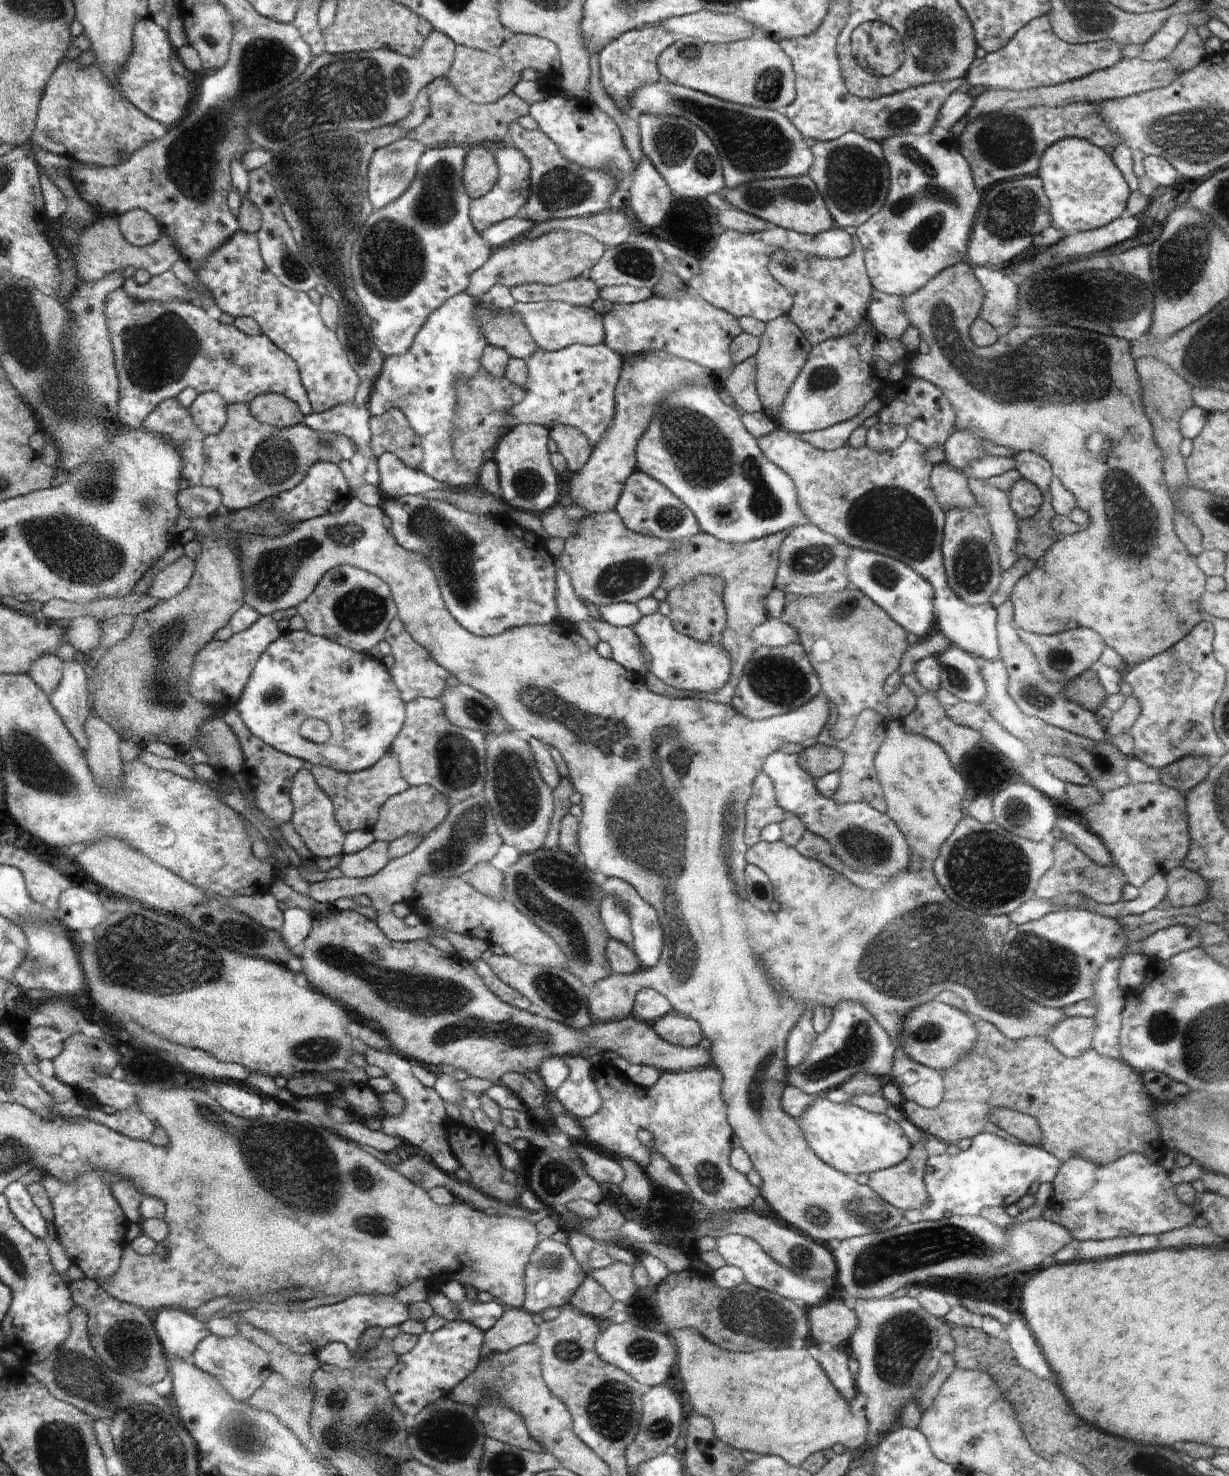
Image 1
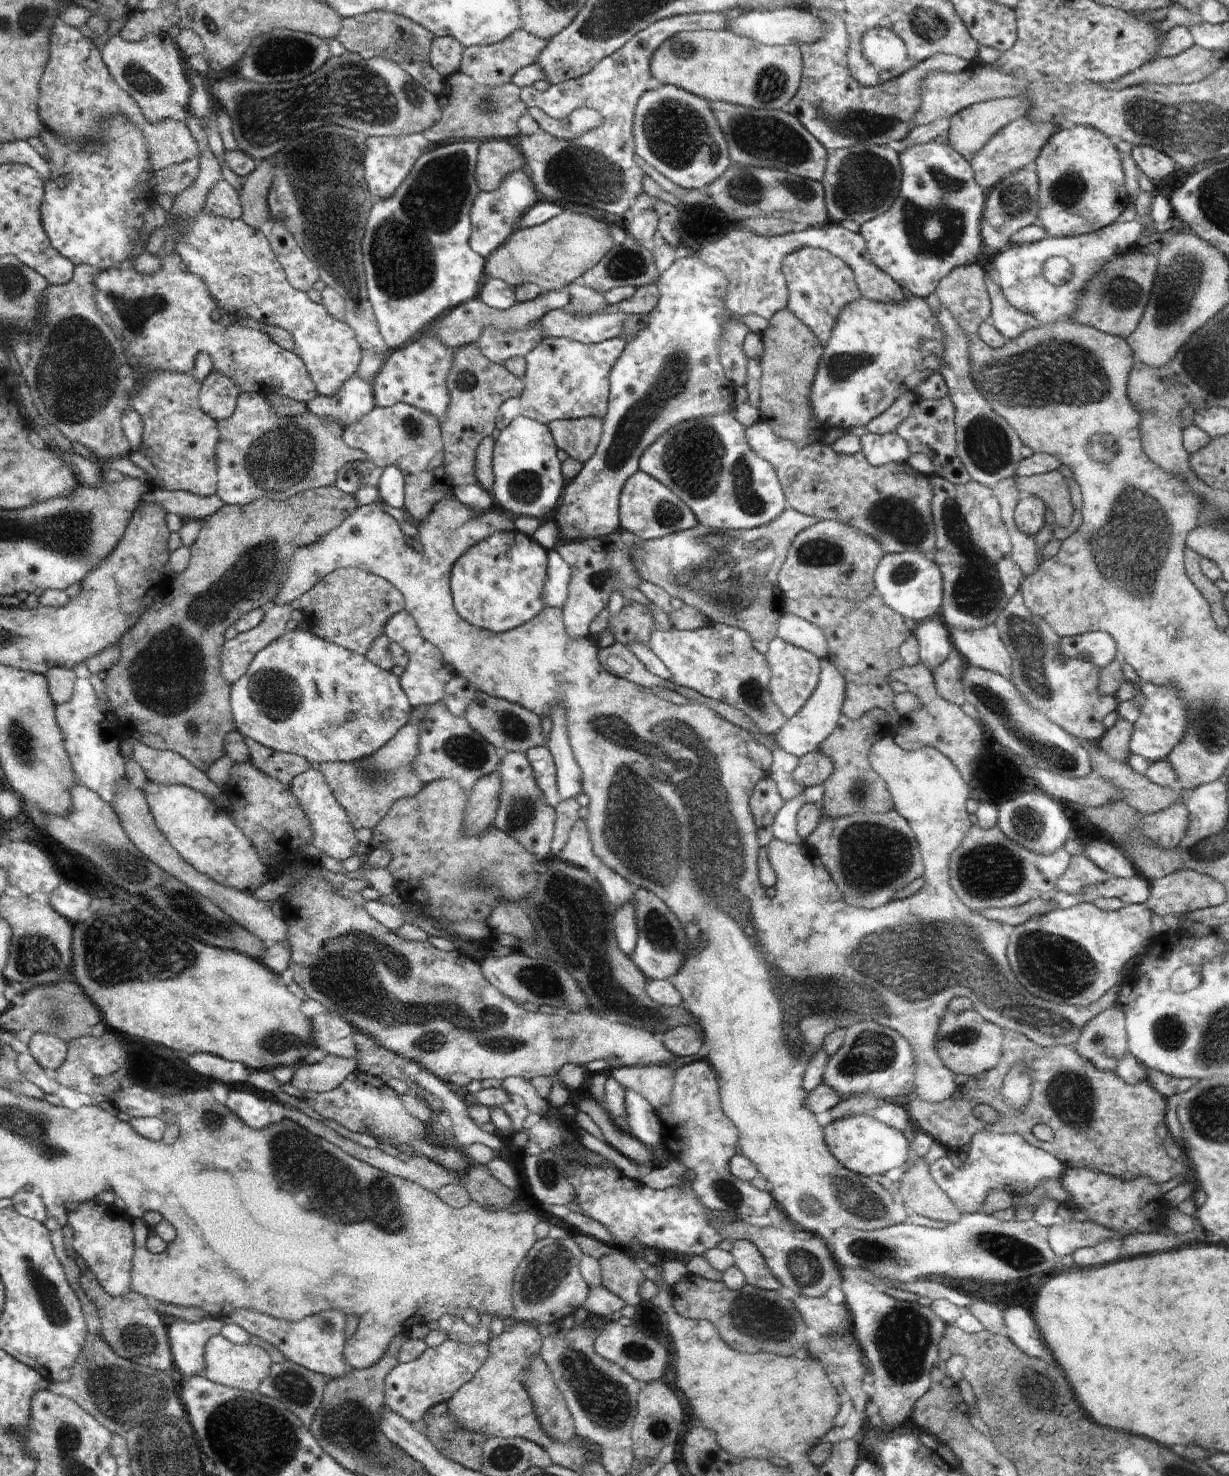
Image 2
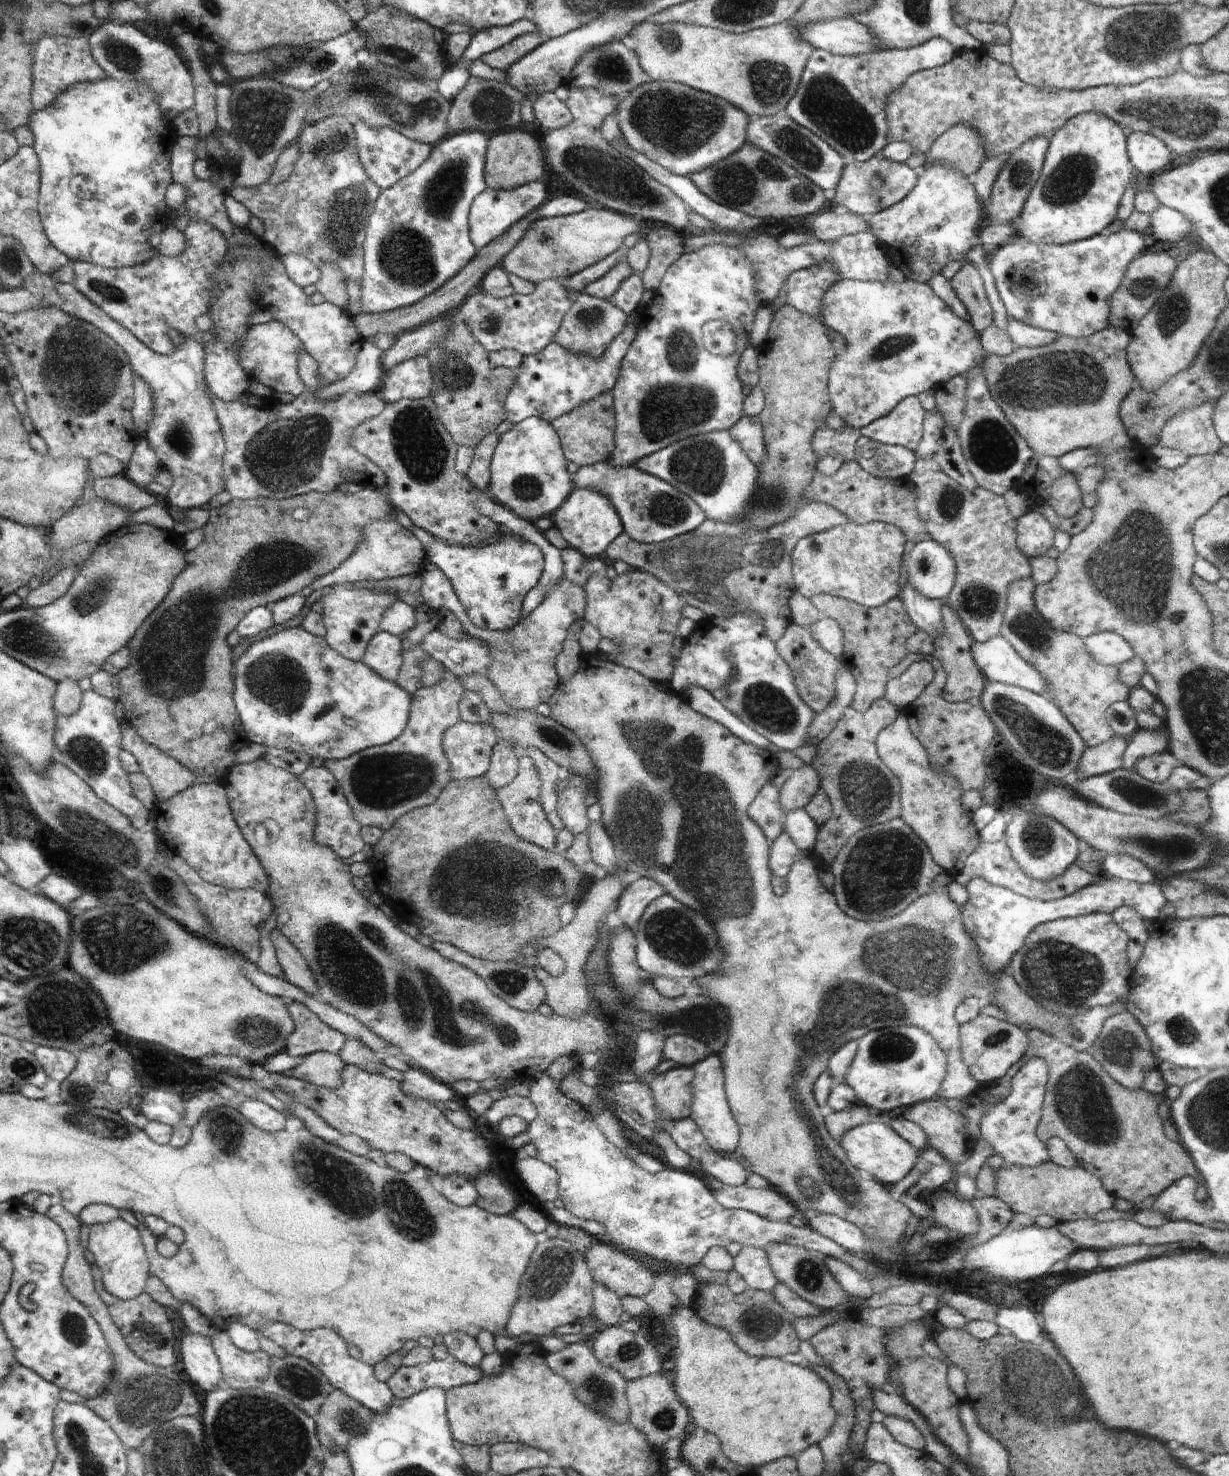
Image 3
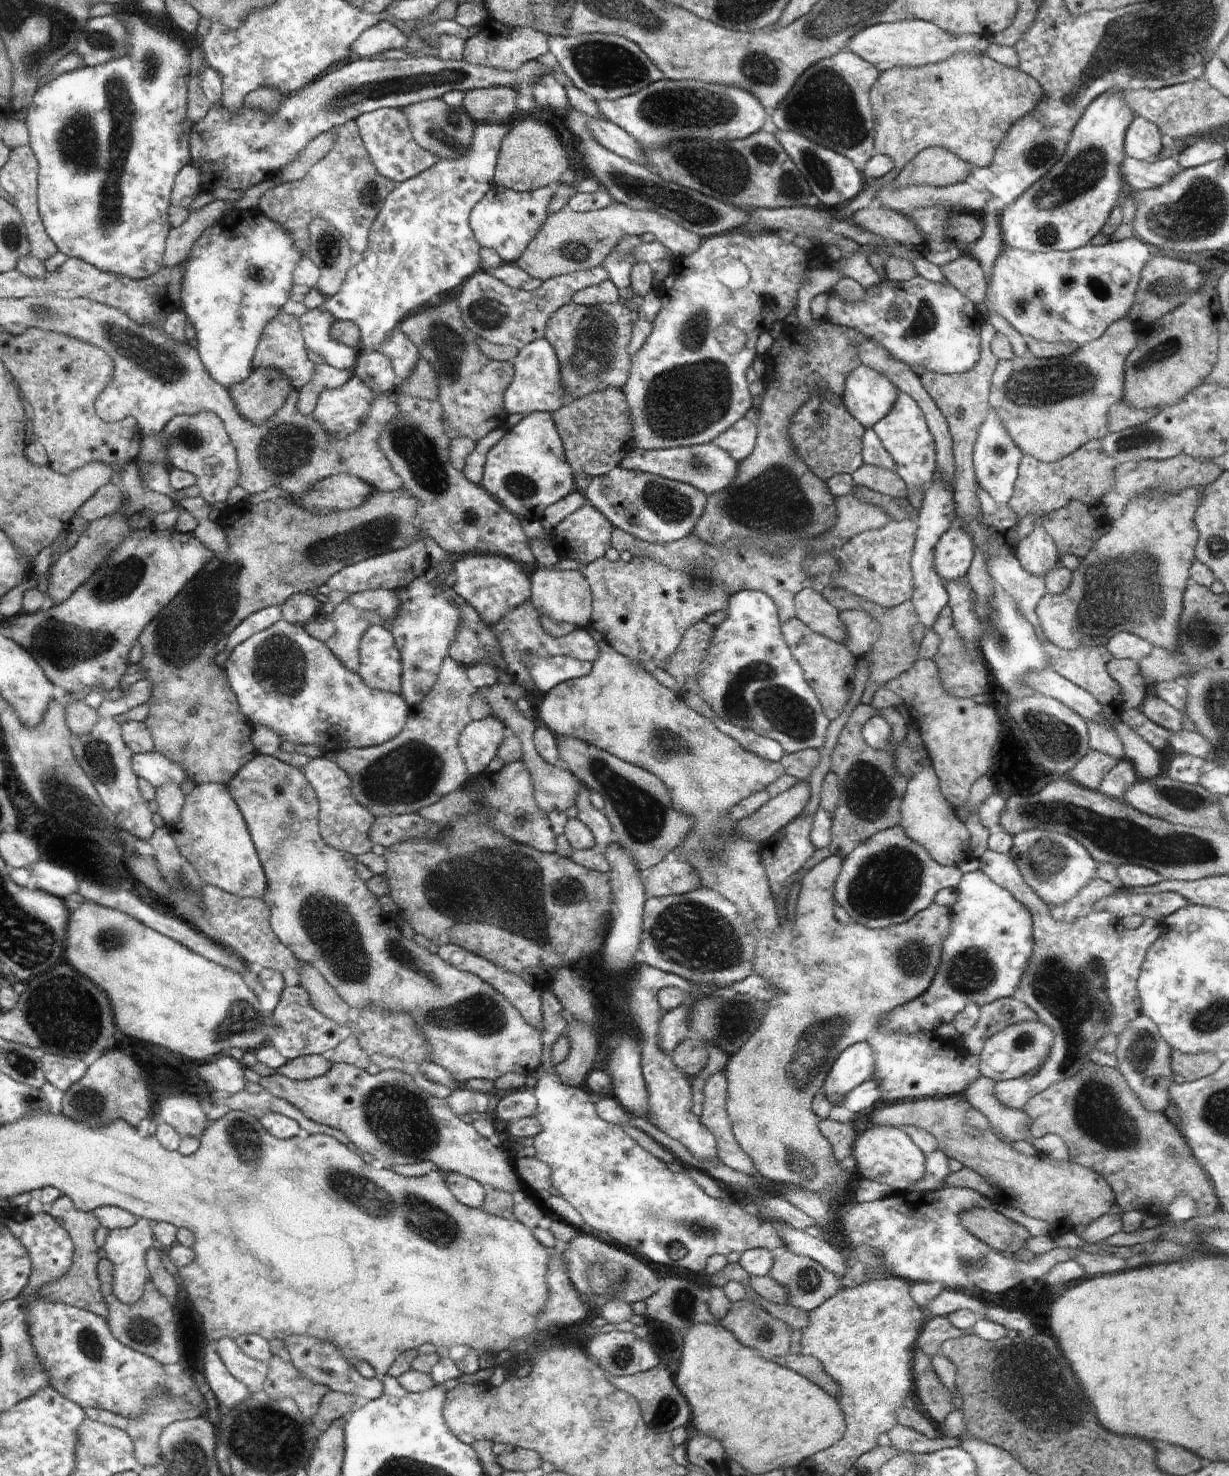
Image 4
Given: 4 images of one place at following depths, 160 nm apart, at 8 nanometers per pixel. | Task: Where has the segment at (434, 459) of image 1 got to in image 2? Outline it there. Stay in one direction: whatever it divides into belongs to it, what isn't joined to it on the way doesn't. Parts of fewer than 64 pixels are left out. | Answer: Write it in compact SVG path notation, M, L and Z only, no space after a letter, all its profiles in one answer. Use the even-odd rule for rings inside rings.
M431 329L426 330L424 334L420 334L416 342L387 356L371 384L374 406L390 407L397 403L406 403L432 414L442 423L450 404L448 374L452 368L452 360L454 360L454 348L444 346L444 342L440 342L436 334L432 334Z

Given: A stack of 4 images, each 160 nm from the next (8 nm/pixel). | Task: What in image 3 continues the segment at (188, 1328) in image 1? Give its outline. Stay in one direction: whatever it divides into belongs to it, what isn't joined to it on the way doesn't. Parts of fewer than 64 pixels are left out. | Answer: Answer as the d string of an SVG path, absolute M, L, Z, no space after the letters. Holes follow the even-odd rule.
M188 1332L181 1341L181 1349L184 1361L184 1370L188 1372L188 1380L194 1387L200 1388L209 1393L213 1391L219 1384L223 1384L223 1374L219 1365L218 1357L211 1345L211 1337L205 1337L199 1334Z

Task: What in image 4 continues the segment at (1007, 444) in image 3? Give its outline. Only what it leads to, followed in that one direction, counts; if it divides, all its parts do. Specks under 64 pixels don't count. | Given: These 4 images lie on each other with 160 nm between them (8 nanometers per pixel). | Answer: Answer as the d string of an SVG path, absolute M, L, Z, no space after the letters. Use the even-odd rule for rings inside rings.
M989 409L986 420L983 420L978 428L977 439L973 446L973 467L977 482L1000 506L1005 506L1012 498L1019 475L1019 462L1024 455L1005 433L994 409Z

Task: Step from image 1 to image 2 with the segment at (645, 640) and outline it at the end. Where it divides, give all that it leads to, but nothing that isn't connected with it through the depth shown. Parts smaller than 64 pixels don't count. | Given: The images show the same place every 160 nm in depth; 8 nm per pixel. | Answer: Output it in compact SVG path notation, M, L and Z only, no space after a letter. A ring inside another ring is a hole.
M708 623L704 628L692 631L656 624L656 630L650 636L650 650L670 670L670 682L674 685L734 706L766 734L773 735L786 724L788 718L784 718L770 700L770 664L764 651L756 652L752 639L744 630L716 623Z

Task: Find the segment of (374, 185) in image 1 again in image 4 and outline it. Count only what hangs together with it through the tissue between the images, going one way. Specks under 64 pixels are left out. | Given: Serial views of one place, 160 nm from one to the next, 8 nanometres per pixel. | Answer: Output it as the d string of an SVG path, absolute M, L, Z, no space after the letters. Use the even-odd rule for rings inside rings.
M392 107L376 109L362 114L355 121L359 126L361 138L364 139L365 149L369 152L369 159L375 164L377 171L384 175L384 178L392 179L399 184L412 177L418 177L420 173L436 164L437 156L416 142L411 122L400 109Z

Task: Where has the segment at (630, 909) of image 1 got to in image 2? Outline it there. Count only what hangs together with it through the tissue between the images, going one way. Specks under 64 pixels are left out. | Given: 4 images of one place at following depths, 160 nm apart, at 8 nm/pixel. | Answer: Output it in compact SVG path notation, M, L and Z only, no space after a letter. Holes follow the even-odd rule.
M637 887L632 892L636 908L636 928L638 942L632 952L631 962L644 974L646 979L672 978L684 960L684 930L668 906L652 892Z

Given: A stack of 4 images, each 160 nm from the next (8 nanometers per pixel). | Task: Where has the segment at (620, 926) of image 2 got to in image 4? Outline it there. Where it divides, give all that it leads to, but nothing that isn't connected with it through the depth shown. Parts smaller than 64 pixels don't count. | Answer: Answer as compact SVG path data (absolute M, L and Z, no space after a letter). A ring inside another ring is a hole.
M674 853L667 854L647 874L645 892L648 896L684 895L698 889L700 885L695 868L689 862L676 859Z

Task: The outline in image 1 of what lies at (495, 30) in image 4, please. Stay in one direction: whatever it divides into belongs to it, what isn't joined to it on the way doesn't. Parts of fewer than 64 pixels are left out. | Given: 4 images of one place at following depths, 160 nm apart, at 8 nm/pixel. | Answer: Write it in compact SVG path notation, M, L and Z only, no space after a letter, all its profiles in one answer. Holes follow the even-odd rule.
M524 33L509 34L502 46L494 54L464 45L458 45L455 50L454 62L447 72L446 78L457 88L457 93L463 94L475 103L486 104L498 101L499 98L514 92L524 68L537 71L560 69L559 49L556 43Z

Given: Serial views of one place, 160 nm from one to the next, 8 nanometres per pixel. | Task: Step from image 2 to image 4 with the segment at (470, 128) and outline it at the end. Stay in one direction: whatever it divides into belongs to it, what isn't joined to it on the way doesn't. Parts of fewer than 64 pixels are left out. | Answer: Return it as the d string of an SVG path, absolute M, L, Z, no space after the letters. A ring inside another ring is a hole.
M495 86L485 89L472 89L464 93L462 108L476 122L506 123L516 108L517 92L510 87Z

